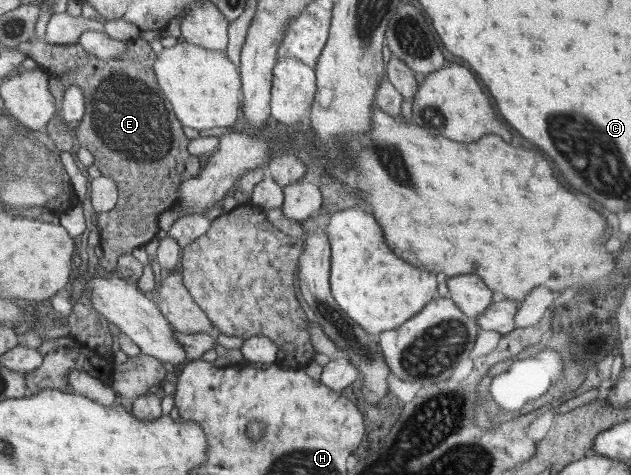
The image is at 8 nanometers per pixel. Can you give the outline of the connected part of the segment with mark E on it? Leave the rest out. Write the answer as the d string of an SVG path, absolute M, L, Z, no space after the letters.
M140 37L132 39L128 41L126 53L109 61L100 59L85 49L81 49L79 54L76 54L74 49L74 44L52 45L42 40L32 40L26 56L27 61L32 65L54 76L56 82L67 82L68 72L74 74L74 82L69 84L78 86L83 91L86 114L76 129L77 135L82 138L80 146L86 146L86 149L90 150L96 160L96 166L102 170L102 175L108 178L108 182L116 181L118 194L120 194L120 200L116 202L116 206L110 212L98 213L97 218L97 225L100 228L99 245L102 250L102 257L98 262L104 269L115 271L120 256L132 254L134 248L144 247L147 242L154 242L154 238L159 238L162 222L158 222L158 218L162 218L162 214L173 210L178 204L180 188L184 182L200 177L203 169L202 158L190 154L188 146L191 140L188 140L188 136L184 134L181 120L178 120L166 94L160 91L153 66L158 54L150 41Z

